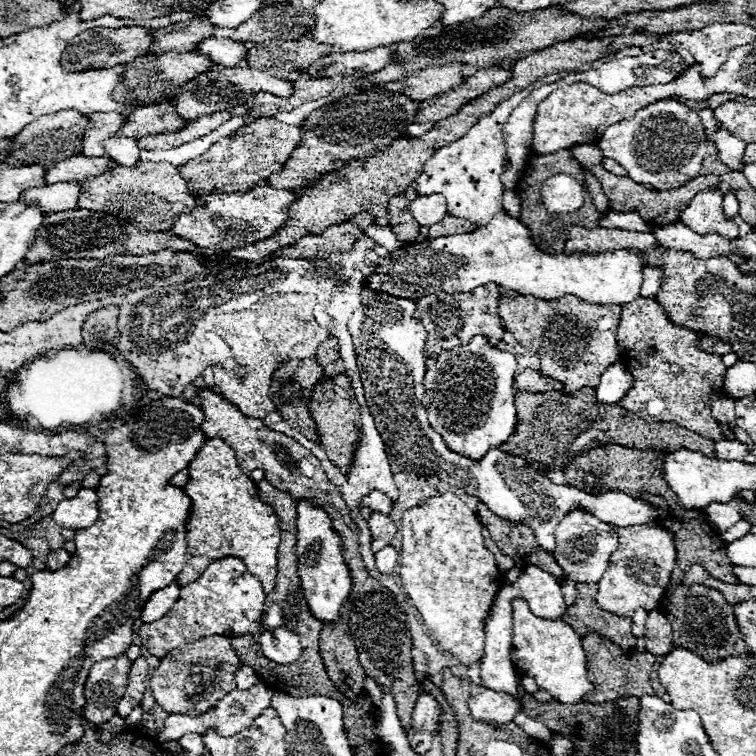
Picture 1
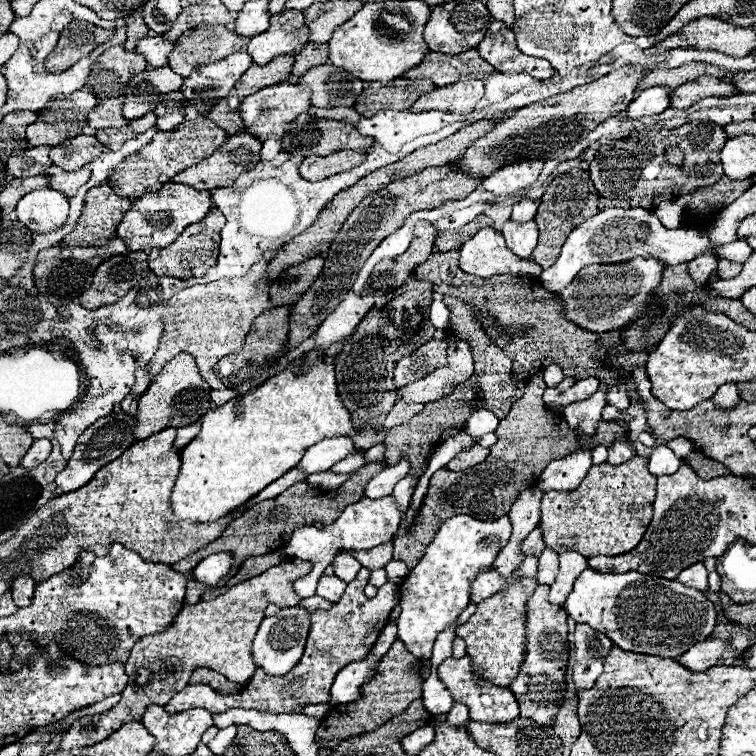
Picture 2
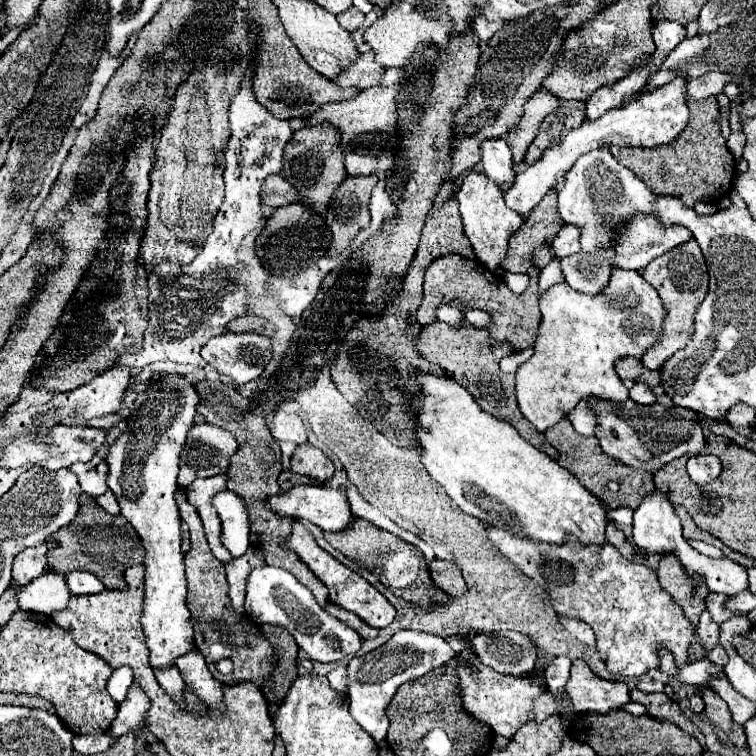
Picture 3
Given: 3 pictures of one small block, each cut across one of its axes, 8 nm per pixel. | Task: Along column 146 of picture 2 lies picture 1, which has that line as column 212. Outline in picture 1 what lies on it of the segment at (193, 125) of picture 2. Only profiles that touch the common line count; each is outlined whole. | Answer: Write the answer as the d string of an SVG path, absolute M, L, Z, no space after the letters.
M260 118L254 120L250 126L240 128L236 134L212 144L212 148L200 158L188 160L184 166L178 166L178 172L186 180L188 190L194 194L248 190L258 186L270 174L282 170L282 164L290 158L292 150L300 142L300 136L300 128L288 128L278 120Z

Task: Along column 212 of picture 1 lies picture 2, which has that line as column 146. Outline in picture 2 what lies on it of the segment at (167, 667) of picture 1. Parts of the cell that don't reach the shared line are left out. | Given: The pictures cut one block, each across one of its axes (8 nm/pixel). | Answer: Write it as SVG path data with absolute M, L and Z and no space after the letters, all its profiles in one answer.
M288 558L286 562L272 566L260 576L254 576L228 588L228 592L218 596L216 600L184 606L172 626L154 636L144 636L134 644L130 658L124 666L128 674L128 684L122 692L122 700L102 714L78 718L64 732L60 750L98 744L128 720L140 720L148 704L166 704L172 696L176 696L176 692L180 692L180 688L188 686L192 672L198 668L210 668L226 676L230 682L248 684L248 680L258 670L252 658L252 640L258 632L260 622L264 620L266 606L296 606L302 598L294 592L294 580L306 576L310 570L312 564Z

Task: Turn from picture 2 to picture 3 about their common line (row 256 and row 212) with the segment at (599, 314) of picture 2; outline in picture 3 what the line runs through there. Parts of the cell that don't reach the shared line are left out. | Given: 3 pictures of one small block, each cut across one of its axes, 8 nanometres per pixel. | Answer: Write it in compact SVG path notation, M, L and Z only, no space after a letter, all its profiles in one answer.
M636 212L628 224L620 224L616 238L614 238L614 258L610 260L610 266L618 268L628 268L628 270L640 270L654 258L662 256L664 252L672 250L676 244L682 244L684 240L690 240L692 234L678 224L672 226L662 226L662 222L654 214L642 214Z

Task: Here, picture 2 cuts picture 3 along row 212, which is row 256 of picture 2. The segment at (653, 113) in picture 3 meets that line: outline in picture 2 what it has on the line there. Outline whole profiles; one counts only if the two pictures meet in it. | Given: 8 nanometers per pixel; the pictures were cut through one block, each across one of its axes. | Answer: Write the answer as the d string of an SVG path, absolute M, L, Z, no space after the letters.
M508 220L502 226L502 234L506 238L508 248L516 252L516 256L520 256L522 260L530 260L530 254L538 242L538 226L534 220L524 222L524 224Z

